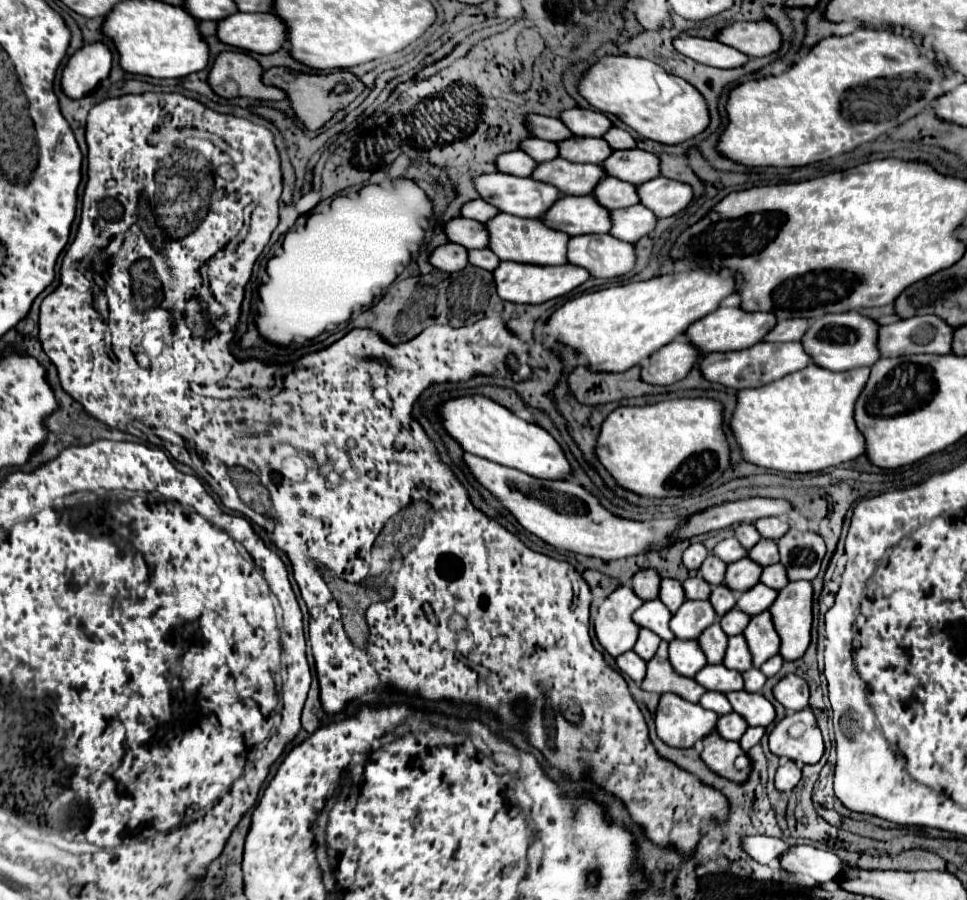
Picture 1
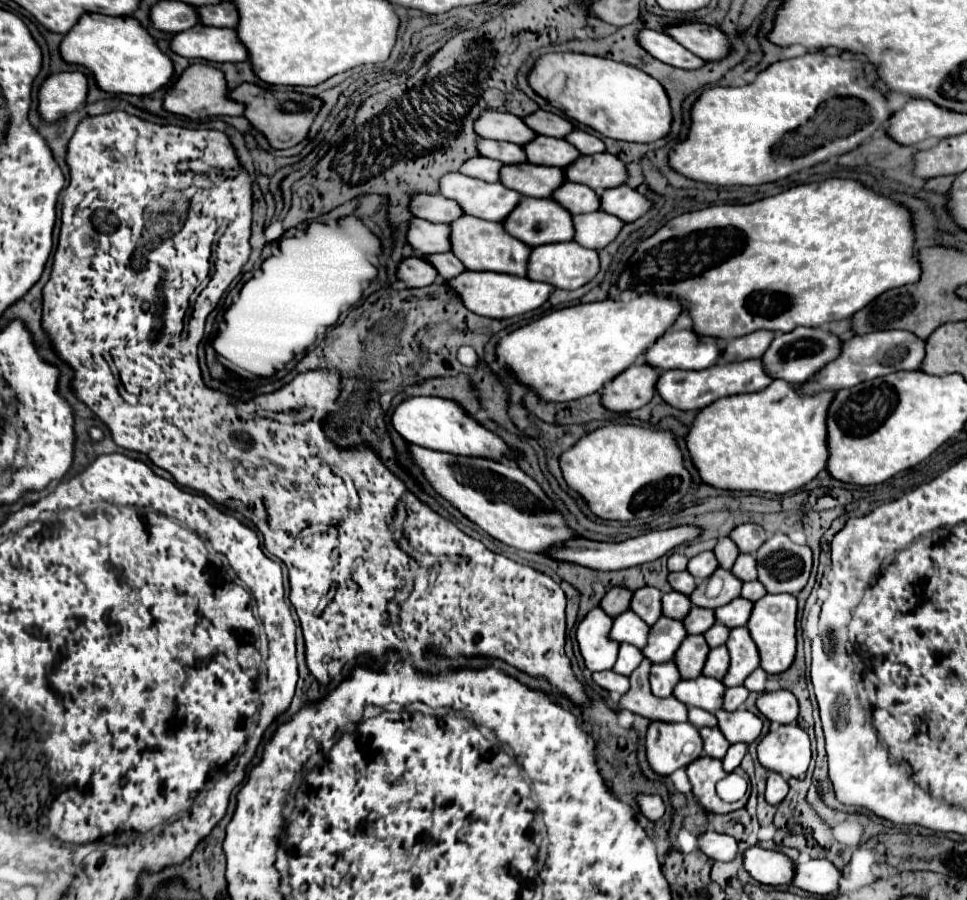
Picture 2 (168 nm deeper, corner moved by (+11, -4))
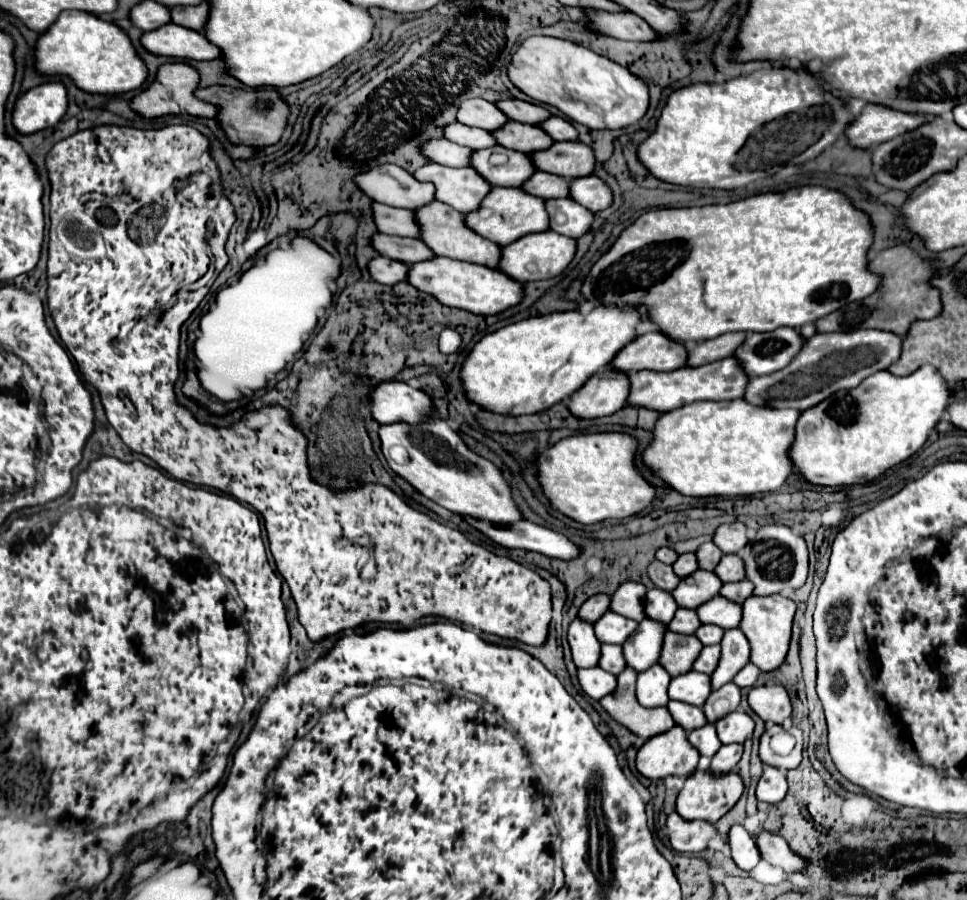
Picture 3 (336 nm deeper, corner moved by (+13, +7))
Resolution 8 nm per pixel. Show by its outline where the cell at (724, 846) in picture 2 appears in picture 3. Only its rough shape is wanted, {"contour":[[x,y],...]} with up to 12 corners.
{"contour":[[667,819],[671,847],[679,853],[707,849],[717,835],[707,821]]}

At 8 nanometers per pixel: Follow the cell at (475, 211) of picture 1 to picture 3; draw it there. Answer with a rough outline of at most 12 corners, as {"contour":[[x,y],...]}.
{"contour":[[399,165],[357,177],[371,199],[417,211],[435,201],[435,185]]}

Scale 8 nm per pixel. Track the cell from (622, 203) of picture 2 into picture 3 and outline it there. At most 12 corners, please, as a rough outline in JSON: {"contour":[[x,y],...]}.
{"contour":[[597,175],[573,181],[571,199],[591,211],[613,205],[613,191]]}

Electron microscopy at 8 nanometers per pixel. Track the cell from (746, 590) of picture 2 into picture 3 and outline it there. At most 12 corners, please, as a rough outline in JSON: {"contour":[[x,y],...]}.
{"contour":[[749,579],[725,583],[719,593],[743,603],[753,593]]}

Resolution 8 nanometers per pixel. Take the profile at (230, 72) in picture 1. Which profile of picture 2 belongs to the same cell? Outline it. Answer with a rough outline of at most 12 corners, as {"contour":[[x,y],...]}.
{"contour":[[191,64],[163,96],[171,114],[241,116],[221,70]]}

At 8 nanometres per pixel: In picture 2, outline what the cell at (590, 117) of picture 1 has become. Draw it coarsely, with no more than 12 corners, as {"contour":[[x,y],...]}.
{"contour":[[537,110],[523,118],[535,134],[565,138],[567,118]]}

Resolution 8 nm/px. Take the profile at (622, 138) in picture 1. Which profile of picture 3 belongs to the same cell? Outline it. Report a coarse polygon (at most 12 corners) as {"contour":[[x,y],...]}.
{"contour":[[549,117],[543,127],[555,141],[577,141],[577,129],[563,117]]}

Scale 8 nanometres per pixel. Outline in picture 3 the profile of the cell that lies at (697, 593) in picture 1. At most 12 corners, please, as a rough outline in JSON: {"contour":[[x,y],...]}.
{"contour":[[649,589],[645,615],[669,623],[677,601],[669,591]]}

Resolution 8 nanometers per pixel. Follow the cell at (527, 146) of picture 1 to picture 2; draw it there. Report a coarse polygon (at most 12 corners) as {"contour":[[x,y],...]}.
{"contour":[[479,140],[479,154],[503,164],[527,162],[521,146]]}

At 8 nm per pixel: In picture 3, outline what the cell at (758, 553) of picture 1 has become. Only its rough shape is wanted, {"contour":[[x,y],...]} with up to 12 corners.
{"contour":[[723,555],[715,567],[723,583],[745,579],[745,563]]}

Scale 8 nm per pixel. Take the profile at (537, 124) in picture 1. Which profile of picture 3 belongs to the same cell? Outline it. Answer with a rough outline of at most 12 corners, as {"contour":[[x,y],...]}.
{"contour":[[467,99],[457,121],[497,131],[509,117],[491,101]]}

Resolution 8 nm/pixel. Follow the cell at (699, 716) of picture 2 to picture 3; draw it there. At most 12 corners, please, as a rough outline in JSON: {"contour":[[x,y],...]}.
{"contour":[[669,701],[675,723],[687,731],[707,723],[701,707]]}

